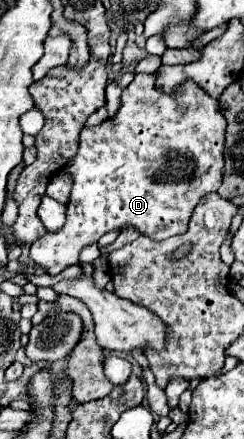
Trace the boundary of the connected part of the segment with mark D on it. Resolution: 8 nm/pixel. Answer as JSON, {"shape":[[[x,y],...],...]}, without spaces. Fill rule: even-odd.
{"shape":[[[156,72],[136,74],[122,92],[122,106],[116,116],[92,128],[82,126],[78,152],[66,166],[66,172],[74,180],[70,202],[66,204],[66,222],[58,232],[46,232],[30,246],[30,260],[48,274],[58,274],[68,264],[76,264],[82,248],[96,244],[100,236],[110,230],[136,228],[152,240],[166,240],[182,234],[188,228],[188,220],[198,206],[198,200],[220,188],[226,118],[222,116],[218,100],[202,92],[194,80],[186,80],[170,94],[164,94],[156,88],[156,78]]]}

